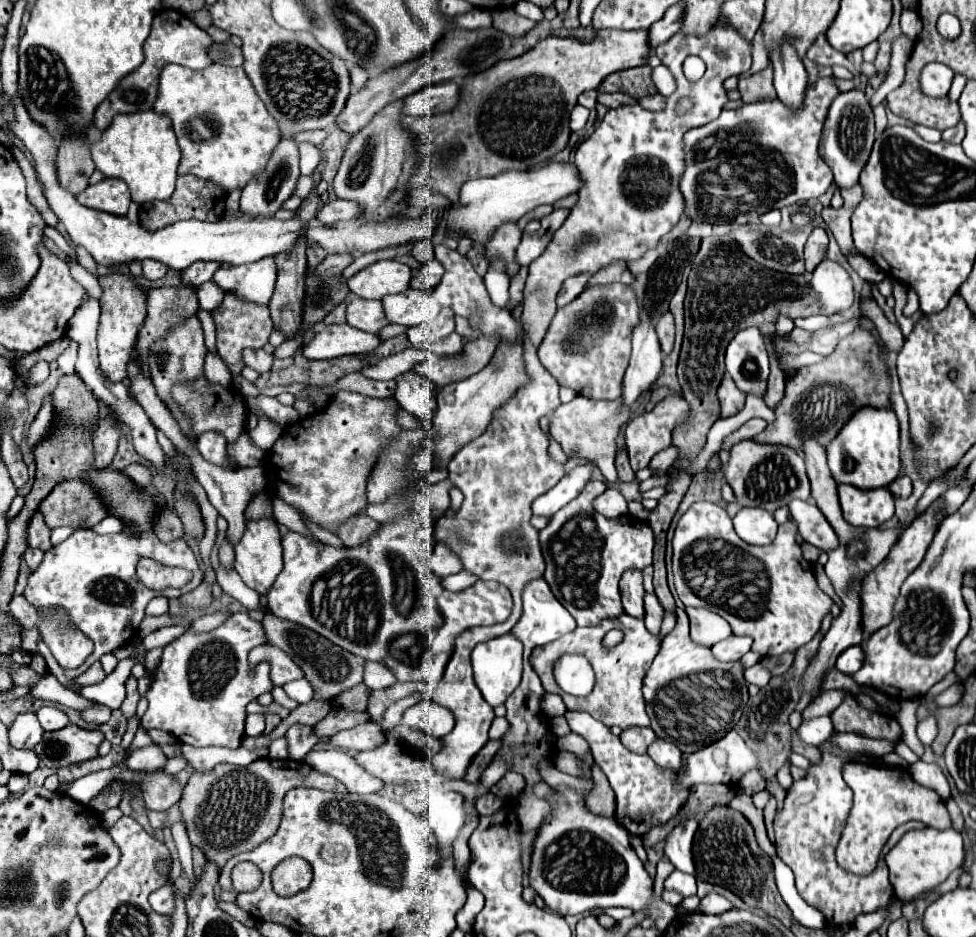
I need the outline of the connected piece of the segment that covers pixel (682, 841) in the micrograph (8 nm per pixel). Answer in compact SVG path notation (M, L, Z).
M689 819L689 821L683 821L679 827L675 827L667 837L665 855L671 859L675 869L683 873L695 873L693 853L691 853L695 831L697 831L697 821Z

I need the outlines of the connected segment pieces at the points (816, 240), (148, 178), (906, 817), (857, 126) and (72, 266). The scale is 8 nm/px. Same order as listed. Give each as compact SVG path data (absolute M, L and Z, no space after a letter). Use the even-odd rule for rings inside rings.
M813 231L809 235L809 241L805 245L805 269L813 271L827 255L827 233L825 231Z
M153 109L113 117L109 129L105 129L101 133L101 139L91 145L91 155L95 167L105 177L123 179L129 185L131 199L137 205L157 199L167 201L173 195L181 149L177 145L171 121L165 115L155 113Z
M845 763L843 767L845 783L853 791L853 809L849 813L847 825L843 829L841 841L837 845L837 863L841 869L855 873L855 875L869 875L879 859L883 845L887 843L889 835L895 827L907 821L923 821L927 827L935 829L949 829L951 817L941 803L941 797L927 787L921 787L913 781L907 769L903 767L883 767L871 763Z
M861 89L841 93L829 109L821 135L821 145L819 145L819 153L823 161L831 167L837 187L849 189L859 183L861 169L867 165L867 159L871 155L871 147L875 141L873 135L875 135L875 121L865 93Z
M67 261L67 265L69 265L69 271L71 271L71 275L75 277L75 281L79 281L81 285L83 285L83 289L91 295L91 297L95 297L95 299L99 299L101 297L101 287L99 287L99 283L97 283L97 277L93 275L93 273L89 273L87 269L83 269L79 263L75 263L75 261Z

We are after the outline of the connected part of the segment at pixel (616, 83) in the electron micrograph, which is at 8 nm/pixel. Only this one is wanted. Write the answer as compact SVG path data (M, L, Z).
M643 65L643 67L625 69L621 73L611 73L605 79L605 83L599 85L599 91L601 93L621 91L621 93L627 93L627 95L631 95L635 99L641 99L641 97L647 97L647 95L655 95L659 91L657 91L657 87L651 81L651 71L653 71L653 67Z

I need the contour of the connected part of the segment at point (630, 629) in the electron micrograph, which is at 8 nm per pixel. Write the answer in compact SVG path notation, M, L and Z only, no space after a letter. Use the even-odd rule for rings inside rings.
M621 615L617 619L601 621L601 625L597 625L597 627L577 627L573 633L559 637L557 641L553 641L549 645L537 647L531 655L531 665L533 665L535 673L539 675L543 687L549 693L557 693L563 699L563 703L567 705L569 711L573 711L573 709L587 711L591 717L599 719L601 723L605 723L609 727L613 727L613 725L619 725L621 729L629 729L633 725L647 727L649 717L647 717L647 711L645 711L645 699L643 699L641 687L643 687L643 677L645 677L651 661L655 659L655 655L659 651L659 645L661 645L661 639L653 637L645 629L643 619ZM611 629L621 629L625 633L625 639L623 639L621 645L607 649L607 647L603 647L601 641L603 641L605 633L611 631ZM567 653L585 655L589 659L593 671L595 671L595 687L587 697L573 697L573 695L561 691L561 687L557 685L557 681L553 677L555 661L559 657L567 655Z

